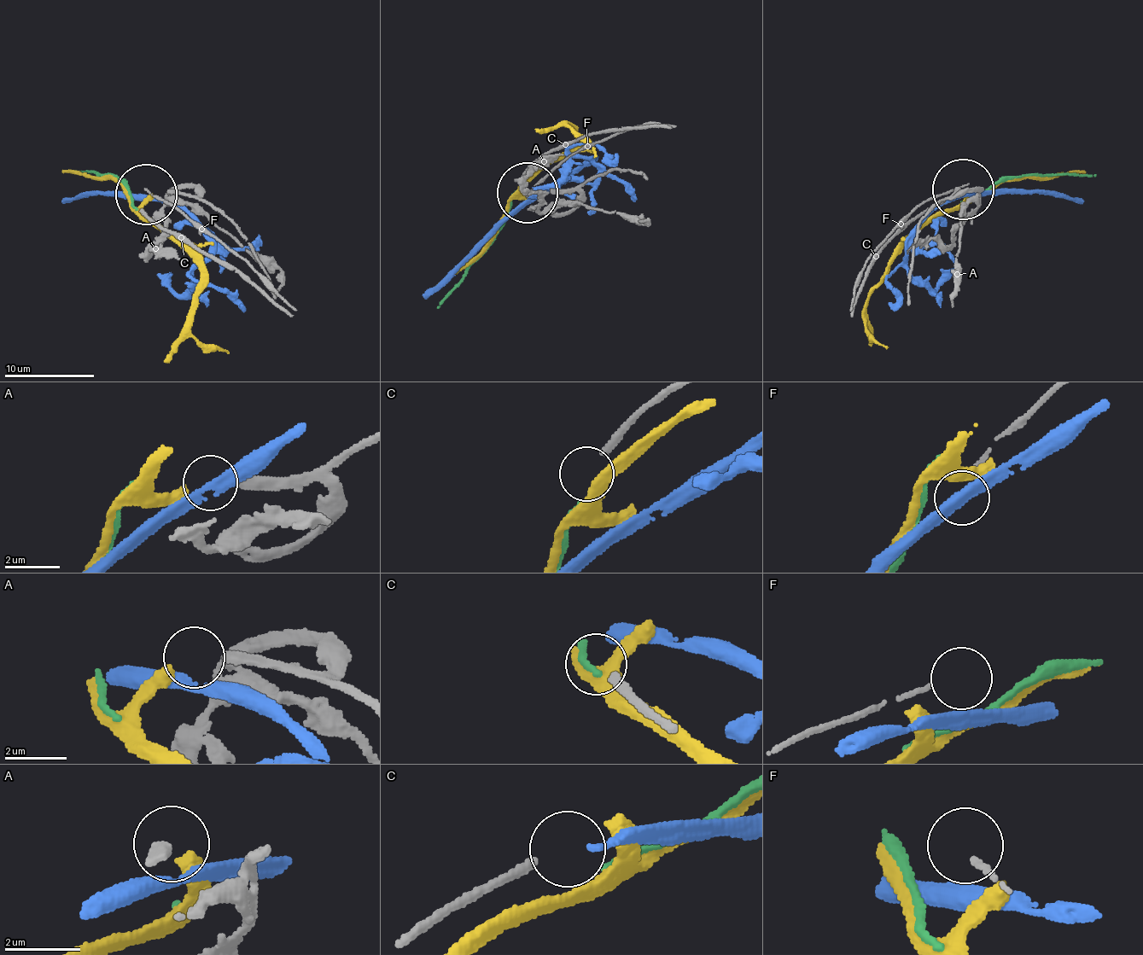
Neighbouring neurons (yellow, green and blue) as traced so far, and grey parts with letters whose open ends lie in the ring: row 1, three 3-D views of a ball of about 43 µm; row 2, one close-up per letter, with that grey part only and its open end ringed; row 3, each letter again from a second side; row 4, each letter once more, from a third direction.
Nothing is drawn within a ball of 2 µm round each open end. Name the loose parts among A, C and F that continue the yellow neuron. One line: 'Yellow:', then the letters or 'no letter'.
Yellow: A

